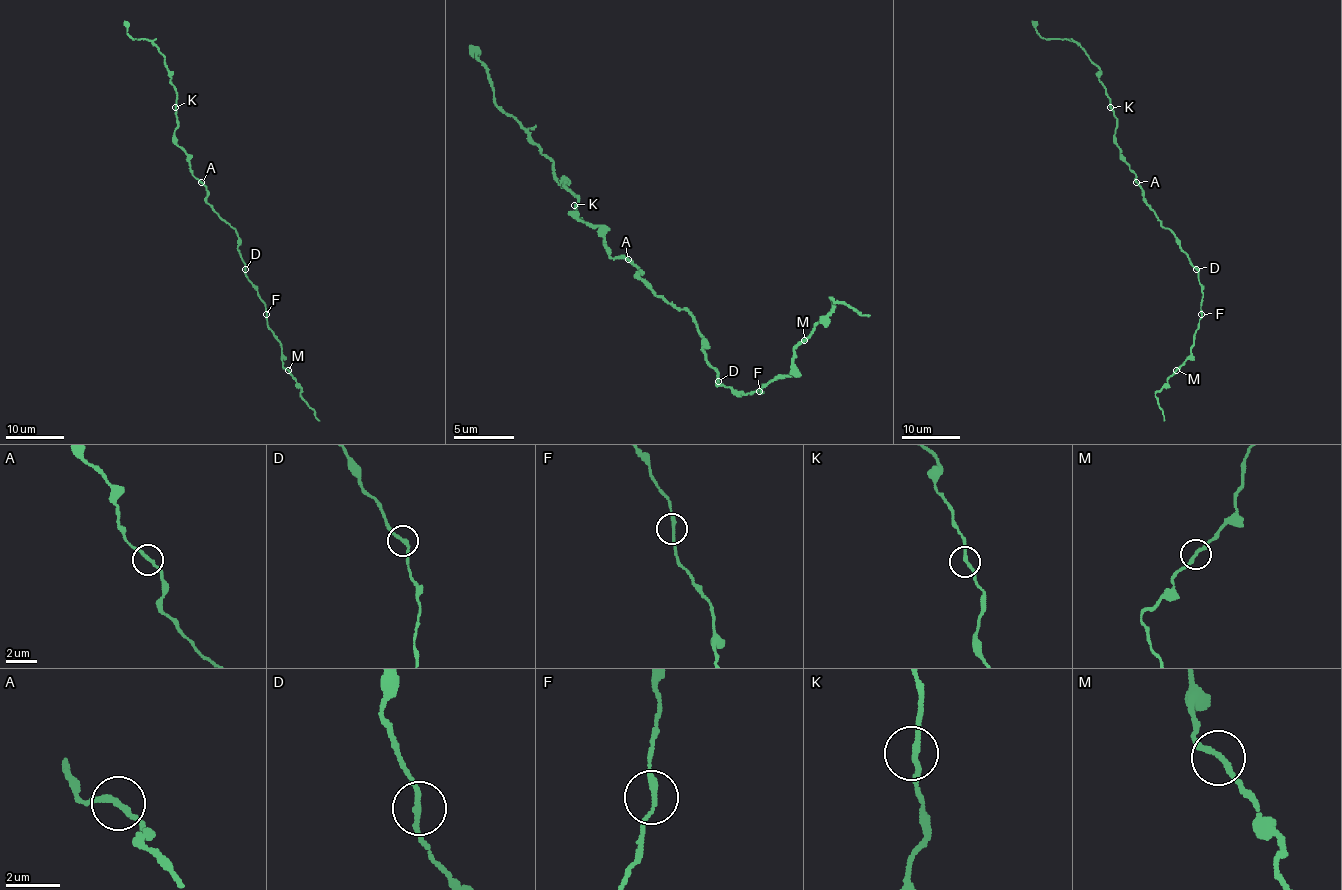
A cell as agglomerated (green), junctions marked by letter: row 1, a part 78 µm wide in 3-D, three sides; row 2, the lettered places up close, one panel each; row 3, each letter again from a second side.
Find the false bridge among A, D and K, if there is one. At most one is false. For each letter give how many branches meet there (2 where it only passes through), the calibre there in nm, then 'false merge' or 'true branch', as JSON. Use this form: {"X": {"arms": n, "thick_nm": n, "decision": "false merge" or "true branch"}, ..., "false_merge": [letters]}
{"A": {"arms": 2, "thick_nm": 190, "decision": "true branch"}, "D": {"arms": 2, "thick_nm": 190, "decision": "true branch"}, "K": {"arms": 2, "thick_nm": 190, "decision": "true branch"}, "false_merge": []}

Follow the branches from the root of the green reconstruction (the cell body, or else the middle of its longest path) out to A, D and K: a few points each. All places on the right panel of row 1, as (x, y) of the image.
A: (1152, 210), (1144, 198), (1144, 190), (1136, 182)
D: (1152, 210), (1161, 225), (1174, 235), (1176, 243), (1196, 269)
K: (1152, 210), (1144, 198), (1144, 190), (1136, 181), (1136, 175), (1116, 143), (1117, 118), (1110, 107)

